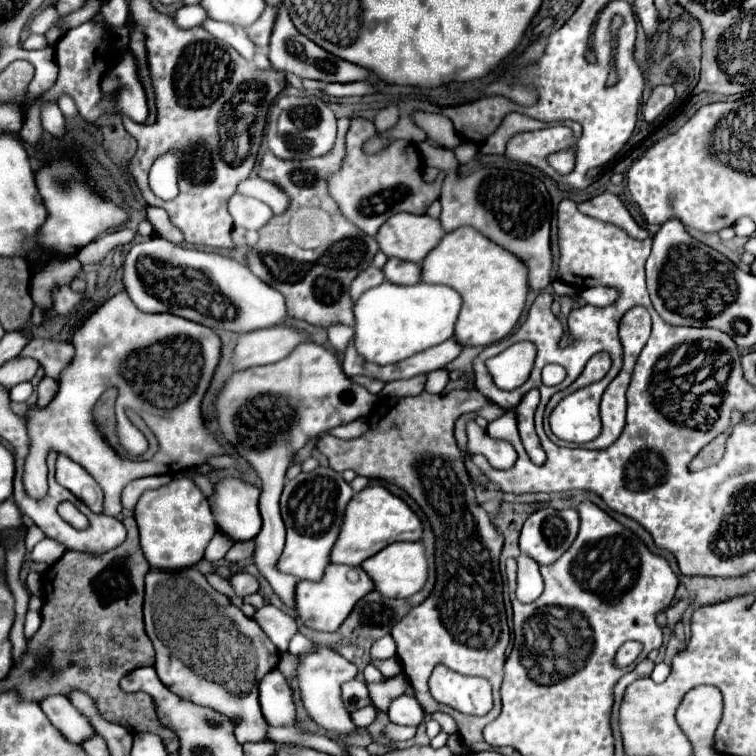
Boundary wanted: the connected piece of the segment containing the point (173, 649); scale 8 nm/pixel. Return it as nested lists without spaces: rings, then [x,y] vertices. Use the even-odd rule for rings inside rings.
[[[184,568],[180,578],[172,572],[148,572],[144,622],[156,650],[154,668],[164,686],[230,718],[240,744],[266,738],[268,724],[260,710],[258,684],[262,676],[278,666],[280,652],[252,618],[246,618],[228,596],[216,592],[204,574]]]

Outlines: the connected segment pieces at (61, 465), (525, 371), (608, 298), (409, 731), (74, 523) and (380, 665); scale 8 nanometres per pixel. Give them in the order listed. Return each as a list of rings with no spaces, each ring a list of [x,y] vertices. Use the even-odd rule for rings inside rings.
[[[58,454],[56,460],[56,480],[72,494],[76,494],[90,510],[94,510],[94,514],[104,512],[104,494],[98,482],[80,464],[64,454]]]
[[[522,341],[506,348],[502,354],[488,358],[486,368],[498,388],[514,390],[528,380],[534,366],[534,358],[536,358],[534,344]]]
[[[596,286],[582,290],[580,298],[584,298],[587,304],[592,306],[610,306],[618,300],[620,292],[616,288],[608,288],[608,286]]]
[[[388,724],[386,726],[386,730],[384,730],[384,734],[388,736],[388,738],[392,738],[392,740],[396,740],[396,742],[400,742],[400,740],[410,740],[412,736],[414,736],[414,732],[416,732],[416,728],[414,726],[398,726],[398,724]]]
[[[69,501],[64,502],[64,506],[60,506],[59,515],[74,528],[86,528],[88,526],[87,517]]]
[[[396,656],[386,658],[386,660],[372,660],[372,664],[382,672],[384,678],[394,678],[394,676],[398,676],[402,672],[402,664],[400,664],[400,660]]]

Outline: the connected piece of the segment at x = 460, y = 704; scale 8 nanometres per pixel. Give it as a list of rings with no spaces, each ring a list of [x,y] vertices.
[[[436,666],[430,676],[430,694],[462,714],[484,716],[490,710],[490,682],[484,678],[468,678],[446,666]]]

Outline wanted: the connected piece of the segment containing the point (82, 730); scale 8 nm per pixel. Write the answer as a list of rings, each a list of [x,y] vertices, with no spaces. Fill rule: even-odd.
[[[62,694],[48,696],[46,700],[40,702],[40,708],[50,718],[50,722],[74,744],[82,744],[86,738],[96,734],[88,724],[88,720]]]

